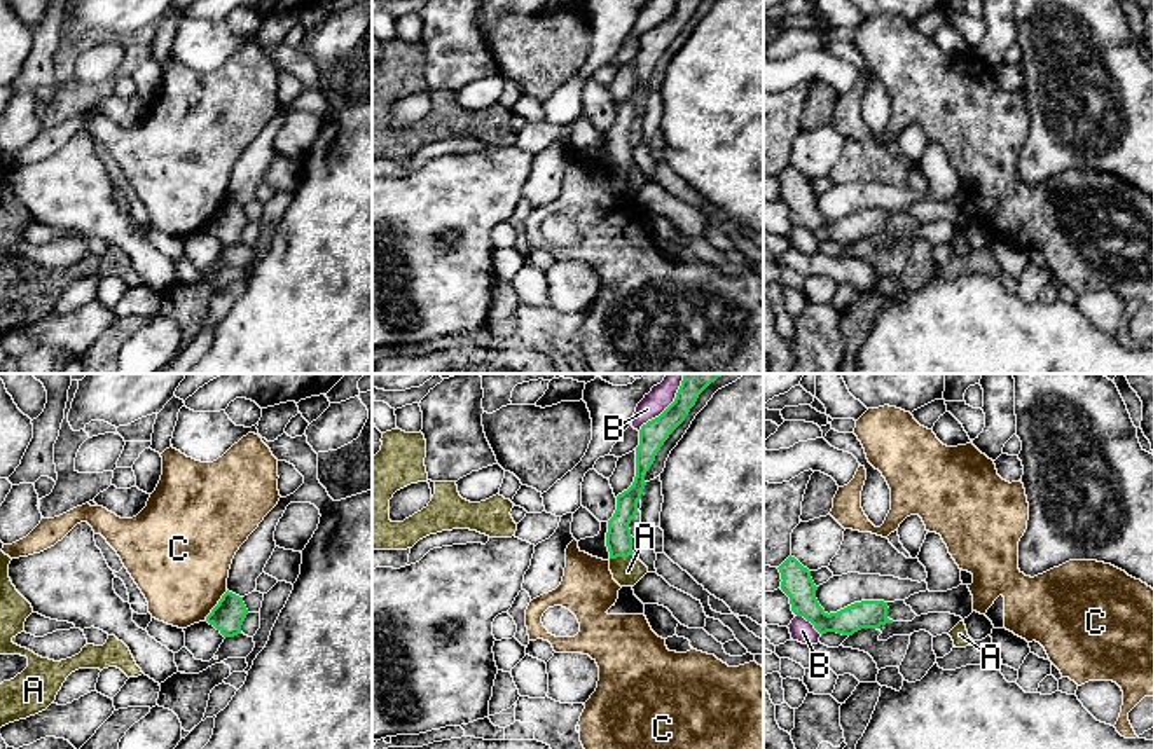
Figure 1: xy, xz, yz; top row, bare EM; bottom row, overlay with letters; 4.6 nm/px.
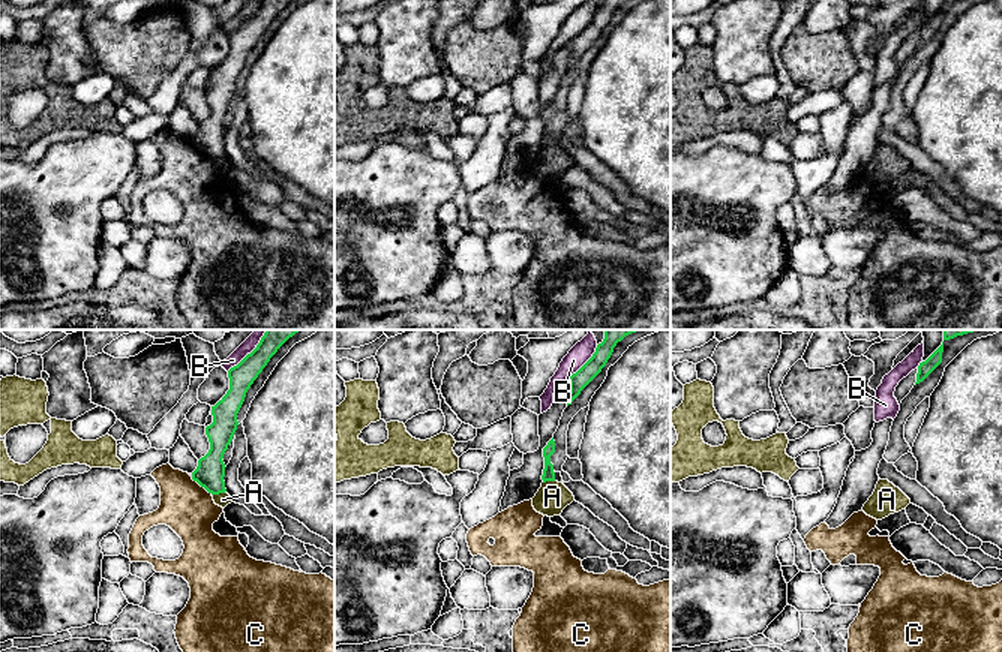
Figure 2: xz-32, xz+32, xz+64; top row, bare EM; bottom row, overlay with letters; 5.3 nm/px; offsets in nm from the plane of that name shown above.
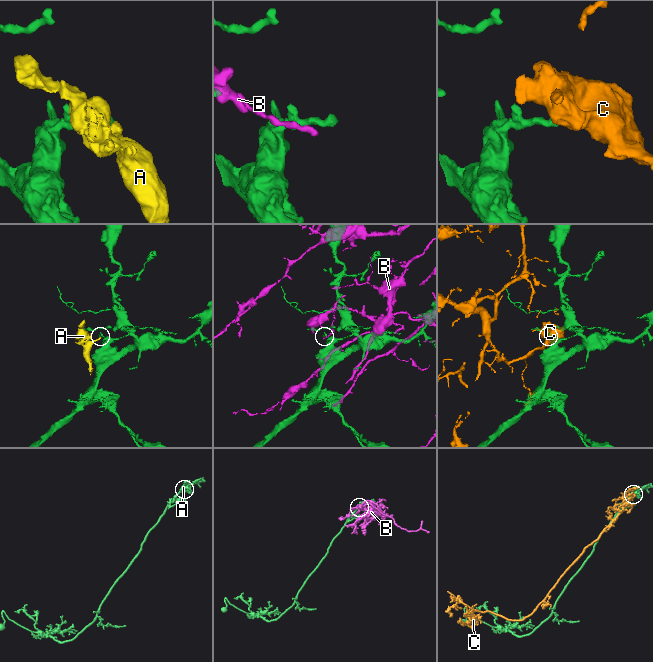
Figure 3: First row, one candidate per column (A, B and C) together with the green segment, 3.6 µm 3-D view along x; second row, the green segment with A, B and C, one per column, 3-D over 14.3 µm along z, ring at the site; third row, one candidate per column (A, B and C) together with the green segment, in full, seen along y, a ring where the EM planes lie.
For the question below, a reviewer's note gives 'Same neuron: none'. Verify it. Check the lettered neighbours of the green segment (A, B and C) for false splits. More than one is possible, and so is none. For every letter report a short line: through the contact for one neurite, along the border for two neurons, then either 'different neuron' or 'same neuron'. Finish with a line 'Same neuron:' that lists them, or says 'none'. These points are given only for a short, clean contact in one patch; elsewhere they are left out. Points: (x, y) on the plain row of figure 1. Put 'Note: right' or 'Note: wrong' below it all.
A: line xz (633, 161), (610, 168); different neuron
B: different neuron
C: line xy (227, 199), (205, 227); different neuron
Same neuron: none
Note: right

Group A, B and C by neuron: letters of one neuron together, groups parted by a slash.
A / B / C

